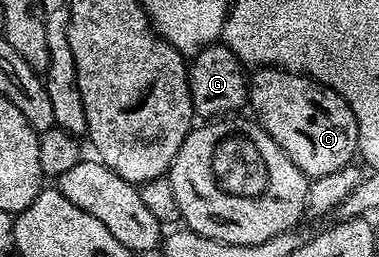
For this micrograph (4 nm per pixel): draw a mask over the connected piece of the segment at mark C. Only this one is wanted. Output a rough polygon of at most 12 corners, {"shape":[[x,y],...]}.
{"shape":[[282,67],[248,76],[252,118],[310,180],[350,166],[339,93]]}

